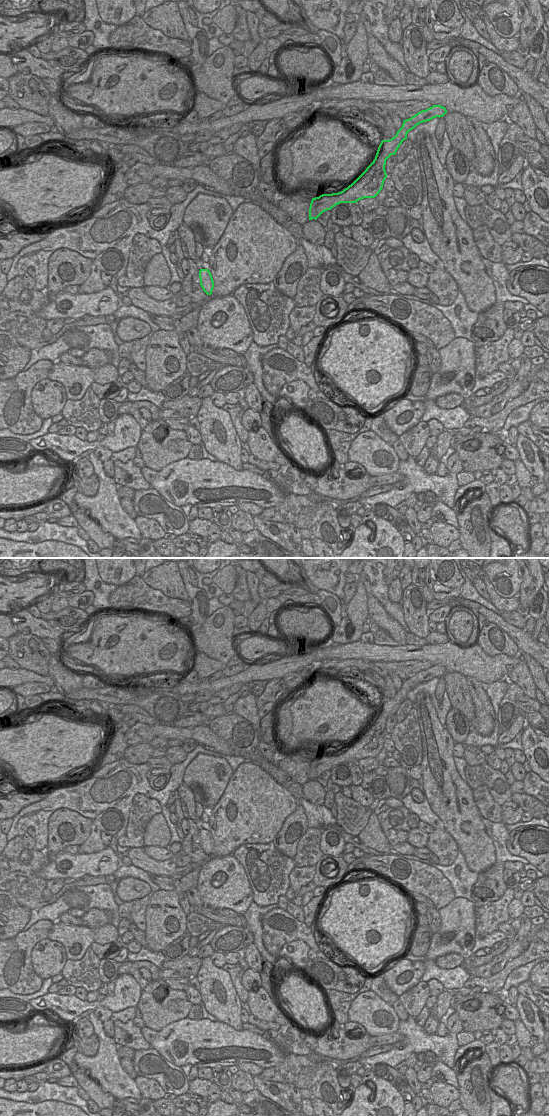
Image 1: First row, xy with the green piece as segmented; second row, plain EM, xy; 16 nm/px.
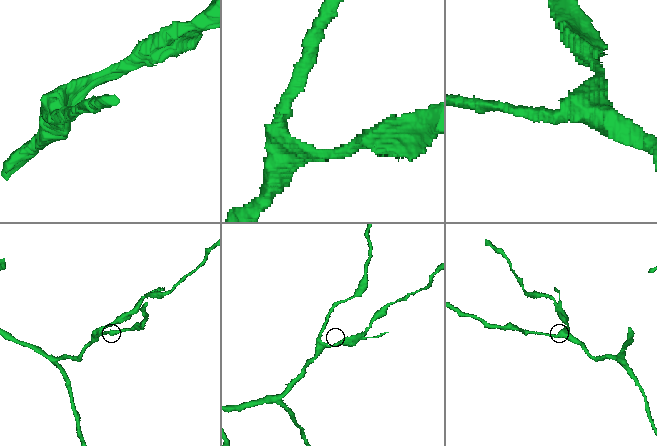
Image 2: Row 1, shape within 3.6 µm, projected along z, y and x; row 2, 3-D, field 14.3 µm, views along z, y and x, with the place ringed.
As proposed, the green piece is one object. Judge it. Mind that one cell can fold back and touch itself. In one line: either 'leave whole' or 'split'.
split

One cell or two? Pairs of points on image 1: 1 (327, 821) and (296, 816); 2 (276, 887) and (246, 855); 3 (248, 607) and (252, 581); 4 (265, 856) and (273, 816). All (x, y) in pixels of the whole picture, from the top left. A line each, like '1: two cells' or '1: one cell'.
1: two cells
2: one cell
3: one cell
4: two cells

